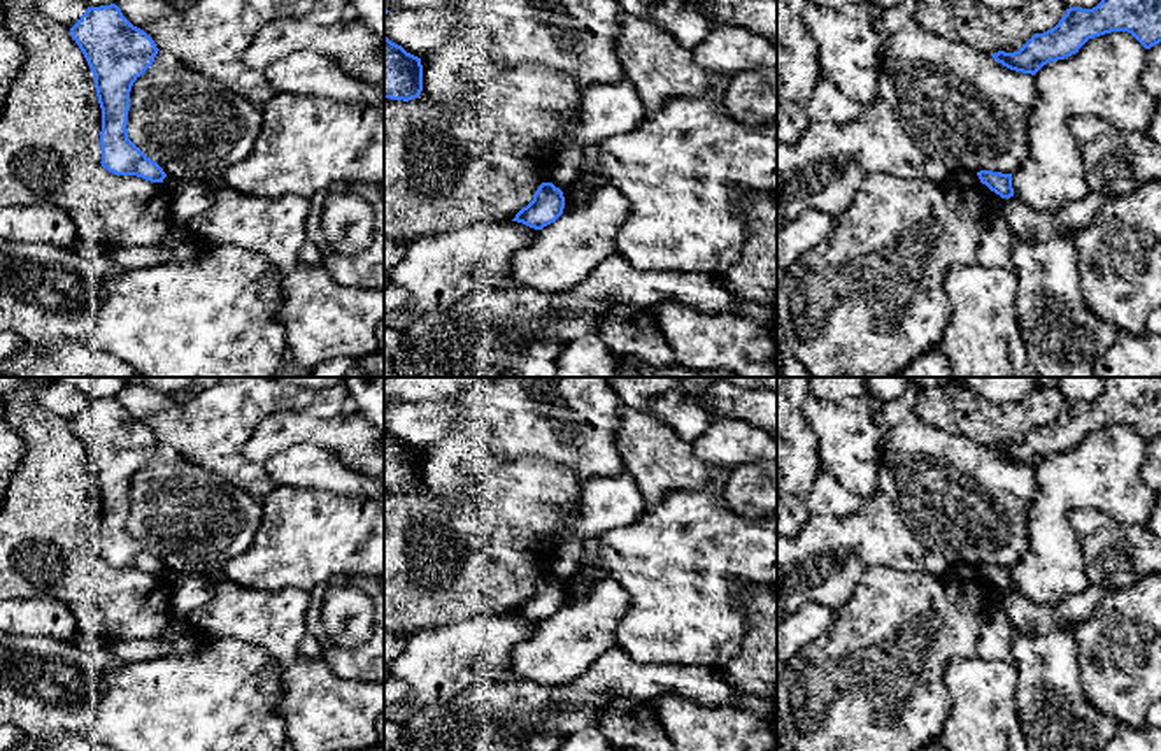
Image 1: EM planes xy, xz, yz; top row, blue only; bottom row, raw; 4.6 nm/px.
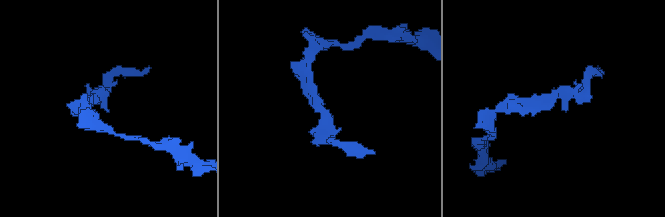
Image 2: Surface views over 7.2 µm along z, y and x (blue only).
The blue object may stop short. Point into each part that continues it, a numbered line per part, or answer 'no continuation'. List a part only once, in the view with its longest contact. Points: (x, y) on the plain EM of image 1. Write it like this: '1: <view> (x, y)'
no continuation

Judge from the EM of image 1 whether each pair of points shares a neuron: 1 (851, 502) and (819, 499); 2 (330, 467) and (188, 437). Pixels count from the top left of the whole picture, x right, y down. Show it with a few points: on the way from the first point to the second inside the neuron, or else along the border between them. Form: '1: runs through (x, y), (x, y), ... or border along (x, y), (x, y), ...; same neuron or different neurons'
1: runs through (844, 502), (826, 499); same neuron
2: border along (262, 465), (274, 485); different neurons

